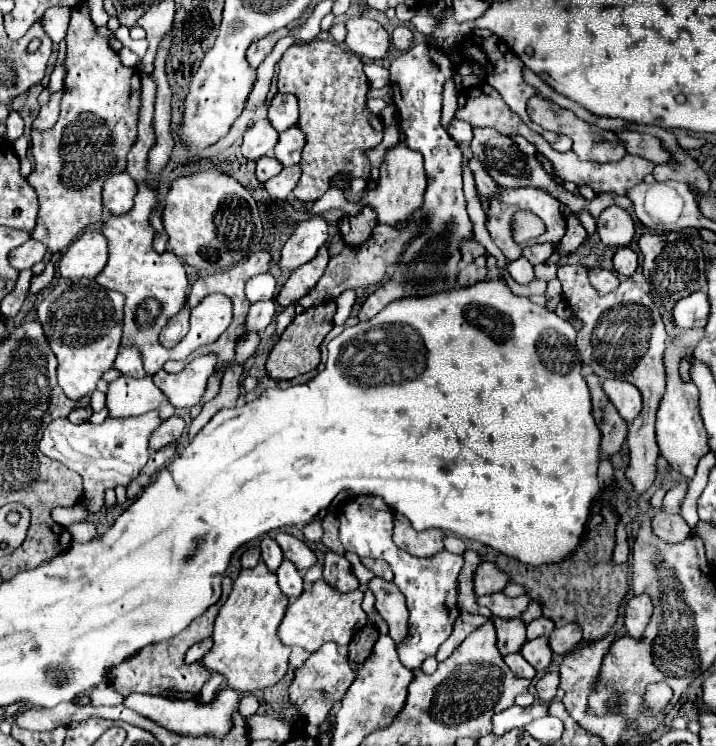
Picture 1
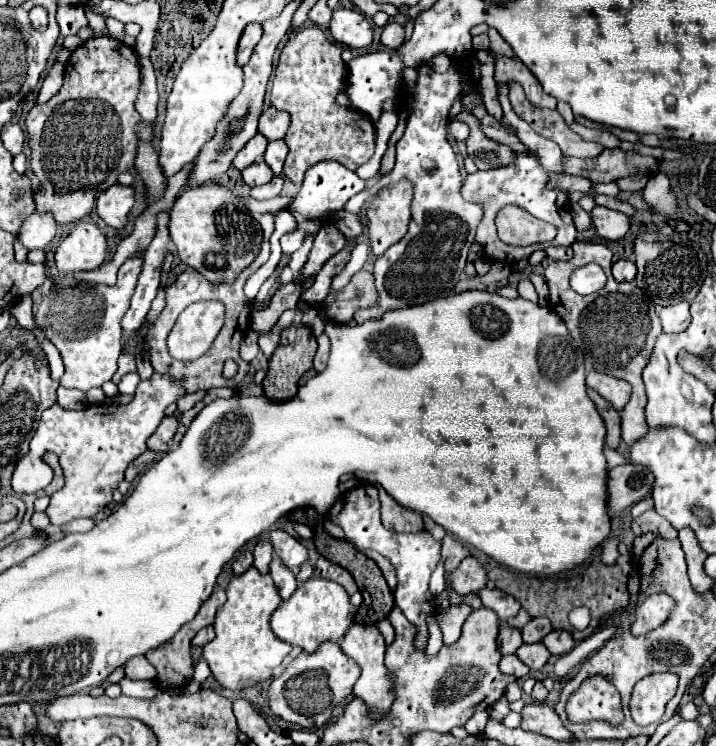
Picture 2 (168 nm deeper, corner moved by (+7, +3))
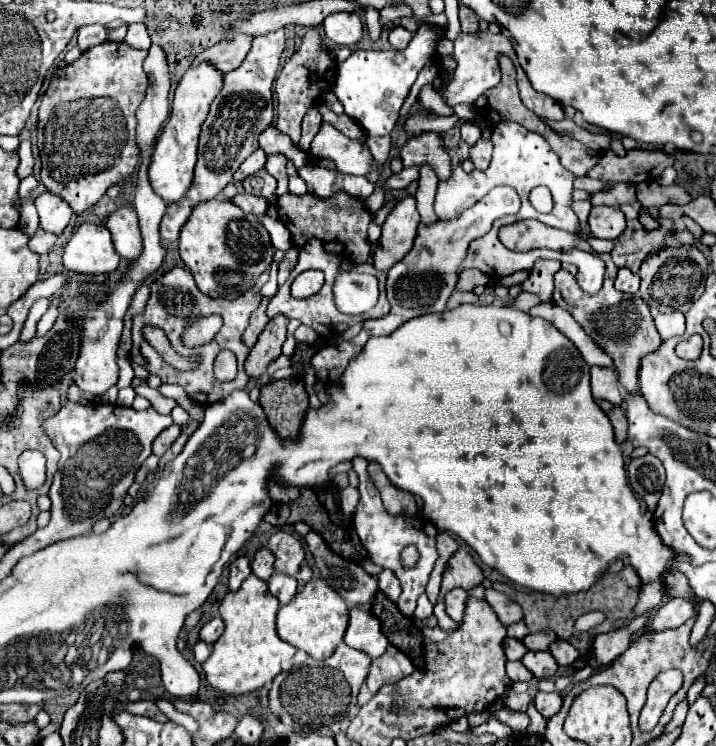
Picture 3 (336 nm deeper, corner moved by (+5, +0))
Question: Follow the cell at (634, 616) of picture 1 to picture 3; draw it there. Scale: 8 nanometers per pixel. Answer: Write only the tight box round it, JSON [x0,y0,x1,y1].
[648,599,696,631]

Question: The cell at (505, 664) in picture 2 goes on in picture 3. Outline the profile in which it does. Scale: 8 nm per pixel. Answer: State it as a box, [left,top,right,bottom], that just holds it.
[506,661,532,681]

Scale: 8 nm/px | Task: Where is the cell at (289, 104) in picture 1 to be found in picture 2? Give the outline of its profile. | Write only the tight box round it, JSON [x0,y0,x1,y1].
[258,106,290,140]

